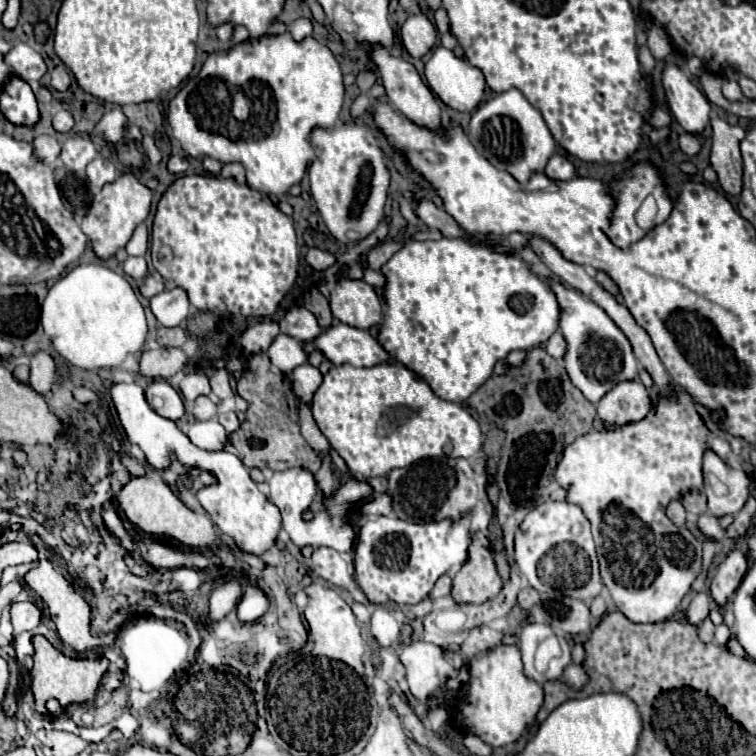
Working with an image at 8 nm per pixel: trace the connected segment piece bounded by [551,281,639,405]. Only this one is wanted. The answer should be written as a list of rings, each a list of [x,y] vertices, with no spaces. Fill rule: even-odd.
[[[551,281],[551,289],[555,289],[561,311],[565,313],[565,321],[561,321],[561,331],[567,337],[569,345],[565,357],[565,369],[573,385],[585,395],[585,399],[597,405],[603,399],[603,395],[607,395],[621,381],[637,379],[639,363],[633,355],[631,343],[625,337],[625,333],[597,303],[555,281]]]

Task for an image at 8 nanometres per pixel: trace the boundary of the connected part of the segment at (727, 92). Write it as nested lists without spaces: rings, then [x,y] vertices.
[[[725,79],[723,81],[723,95],[729,99],[729,101],[739,101],[743,97],[741,93],[741,87],[735,79]]]

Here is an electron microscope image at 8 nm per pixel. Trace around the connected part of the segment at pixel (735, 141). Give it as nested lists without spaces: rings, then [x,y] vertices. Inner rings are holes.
[[[711,117],[711,167],[717,173],[717,181],[727,195],[741,195],[743,185],[743,159],[739,143],[745,131],[739,125],[729,125],[721,117]]]

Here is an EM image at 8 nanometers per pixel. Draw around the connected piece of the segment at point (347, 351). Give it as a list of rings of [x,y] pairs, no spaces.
[[[335,323],[323,331],[315,339],[315,345],[333,365],[349,363],[353,367],[373,367],[389,361],[389,353],[369,331],[343,323]]]

